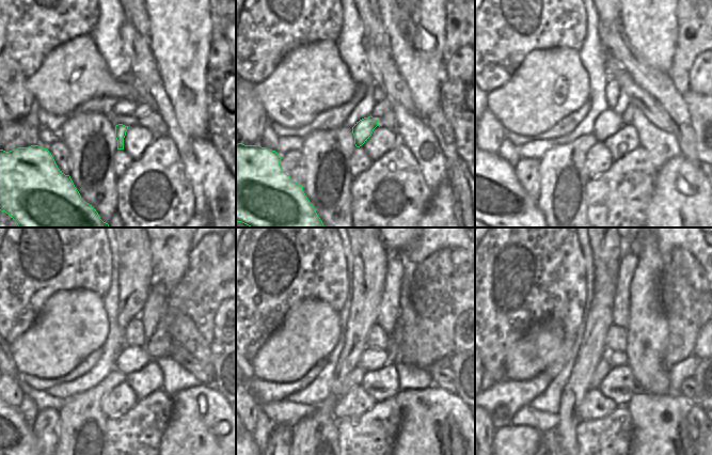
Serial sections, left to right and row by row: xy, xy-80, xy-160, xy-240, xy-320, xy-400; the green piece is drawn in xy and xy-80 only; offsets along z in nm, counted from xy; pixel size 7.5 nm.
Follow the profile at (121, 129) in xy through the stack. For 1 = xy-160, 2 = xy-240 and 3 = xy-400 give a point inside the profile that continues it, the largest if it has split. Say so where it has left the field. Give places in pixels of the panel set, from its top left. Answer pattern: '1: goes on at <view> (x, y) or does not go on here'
1: goes on at xy-160 (608, 122)
2: goes on at xy-240 (131, 359)
3: goes on at xy-400 (615, 359)

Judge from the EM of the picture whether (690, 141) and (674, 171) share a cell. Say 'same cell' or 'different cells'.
different cells

